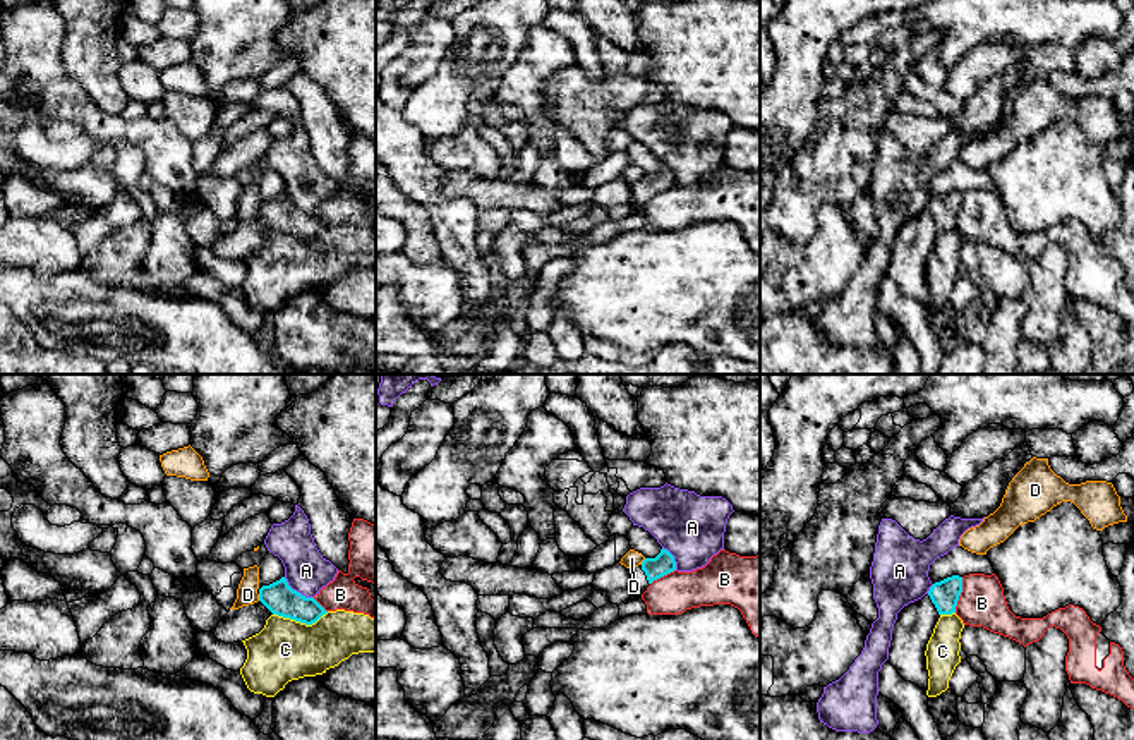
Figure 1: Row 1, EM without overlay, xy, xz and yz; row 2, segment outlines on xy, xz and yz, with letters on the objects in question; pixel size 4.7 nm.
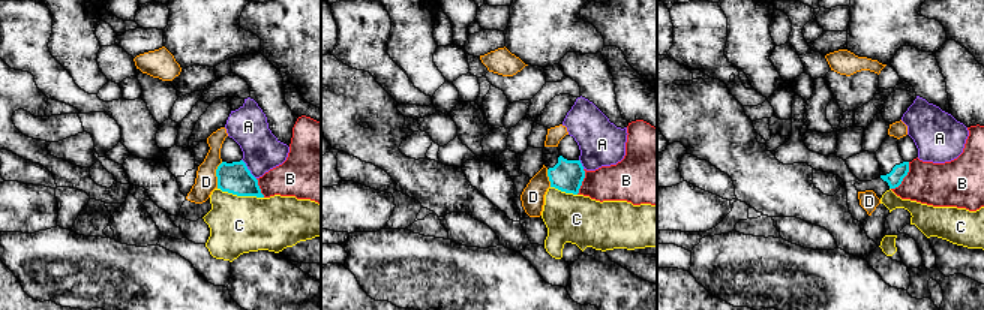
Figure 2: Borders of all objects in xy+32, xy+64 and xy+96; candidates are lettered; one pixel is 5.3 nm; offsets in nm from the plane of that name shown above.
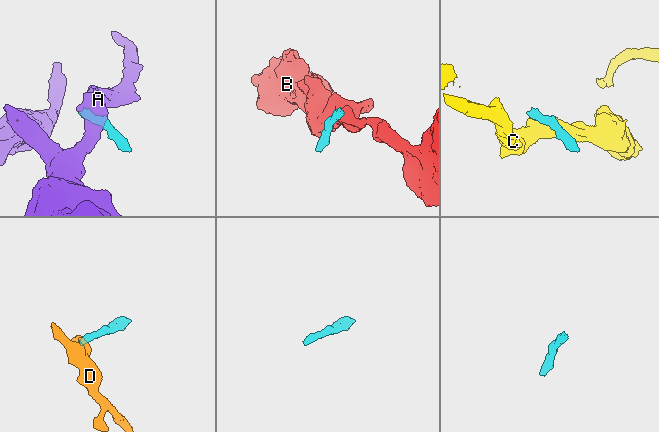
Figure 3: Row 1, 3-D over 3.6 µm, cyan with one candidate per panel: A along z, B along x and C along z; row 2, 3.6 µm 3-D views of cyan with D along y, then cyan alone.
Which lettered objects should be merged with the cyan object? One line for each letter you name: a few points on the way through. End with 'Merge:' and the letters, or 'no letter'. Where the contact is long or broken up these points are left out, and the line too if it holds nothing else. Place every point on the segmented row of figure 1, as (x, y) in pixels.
Merge: no letter

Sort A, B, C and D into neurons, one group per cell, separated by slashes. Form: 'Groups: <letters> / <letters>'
Groups: A / B / C / D

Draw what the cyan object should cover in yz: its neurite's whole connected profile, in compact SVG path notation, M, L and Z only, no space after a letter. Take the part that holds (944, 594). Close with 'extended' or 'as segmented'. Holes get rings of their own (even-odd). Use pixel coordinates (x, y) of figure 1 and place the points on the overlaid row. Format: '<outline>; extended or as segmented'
M952 575L940 582L935 582L930 587L928 596L935 604L938 615L952 615L956 613L961 592L962 592L962 577Z; as segmented

